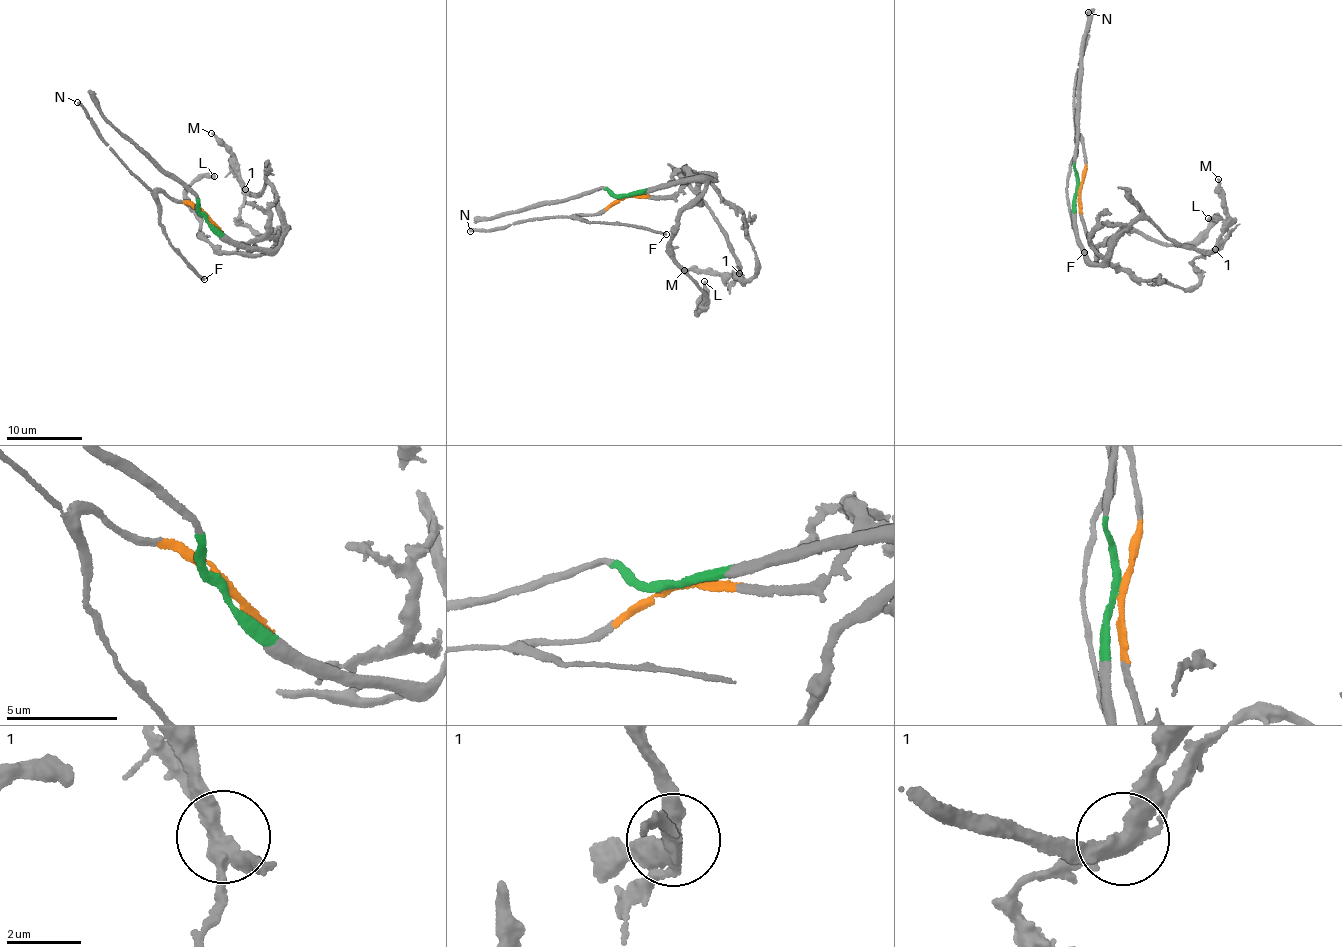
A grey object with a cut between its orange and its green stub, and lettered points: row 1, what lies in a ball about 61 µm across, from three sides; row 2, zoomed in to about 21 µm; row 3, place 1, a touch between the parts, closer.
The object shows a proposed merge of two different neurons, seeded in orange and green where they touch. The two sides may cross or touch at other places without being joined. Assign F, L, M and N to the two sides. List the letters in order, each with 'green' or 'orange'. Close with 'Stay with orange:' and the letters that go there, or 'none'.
F: orange
L: green
M: green
N: orange
Stay with orange: F, N

